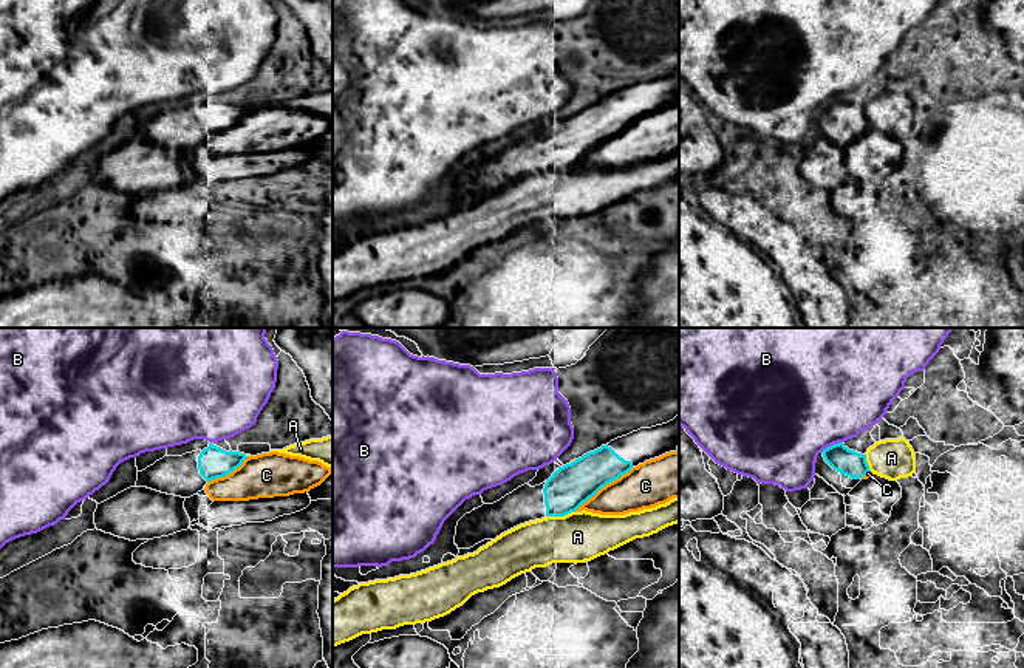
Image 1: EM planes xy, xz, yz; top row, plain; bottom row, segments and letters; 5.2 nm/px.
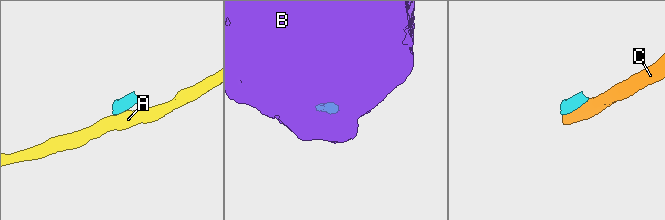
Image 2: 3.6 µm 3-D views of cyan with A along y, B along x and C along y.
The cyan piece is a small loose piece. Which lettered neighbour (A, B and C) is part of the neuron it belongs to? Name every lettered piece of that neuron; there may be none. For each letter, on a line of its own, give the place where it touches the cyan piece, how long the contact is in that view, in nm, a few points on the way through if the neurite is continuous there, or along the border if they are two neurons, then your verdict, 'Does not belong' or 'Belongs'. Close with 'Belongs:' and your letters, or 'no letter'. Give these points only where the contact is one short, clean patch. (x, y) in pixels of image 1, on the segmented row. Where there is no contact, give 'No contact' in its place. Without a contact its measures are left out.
A: Touches cyan at xz (560, 515). Shared border 160 nm. Does not belong
B: Touches cyan at yz (831, 446). Shared border 130 nm. Does not belong
C: Touches cyan at xz (604, 486). Shared border 380 nm. Does not belong
Belongs: no letter

